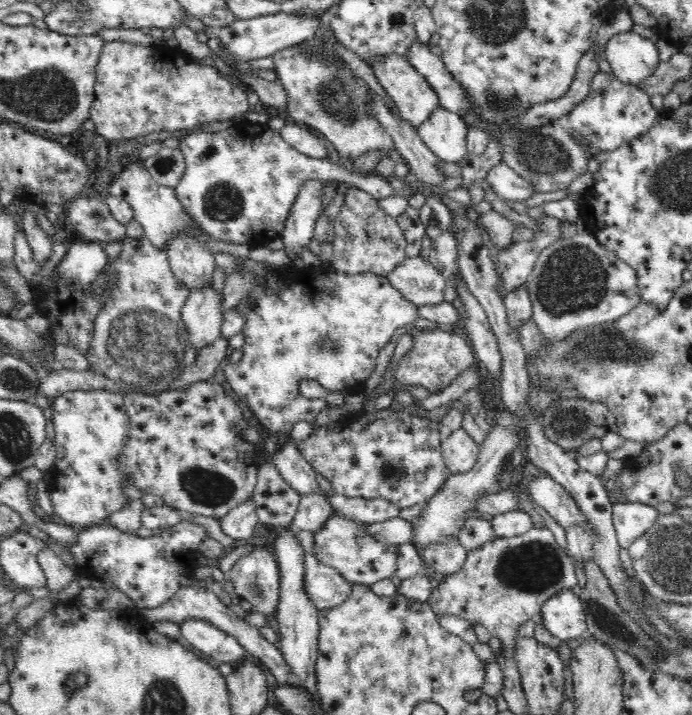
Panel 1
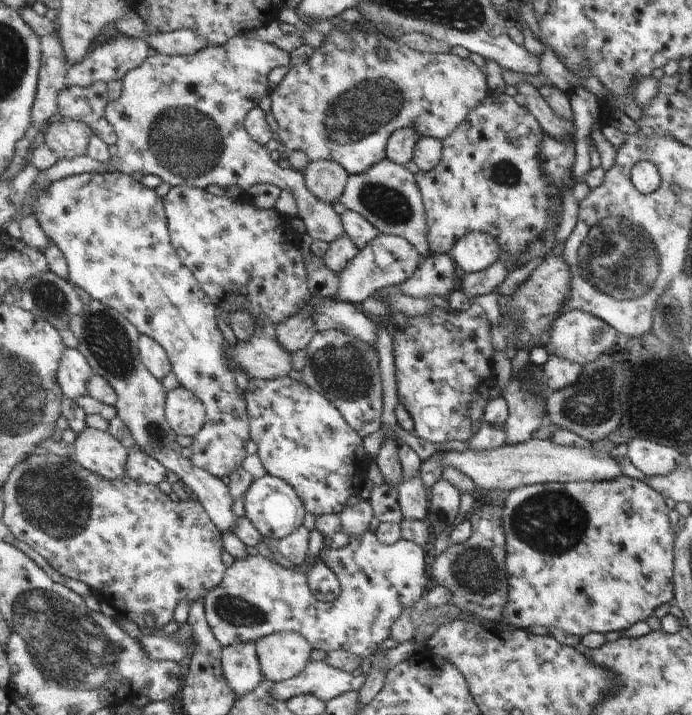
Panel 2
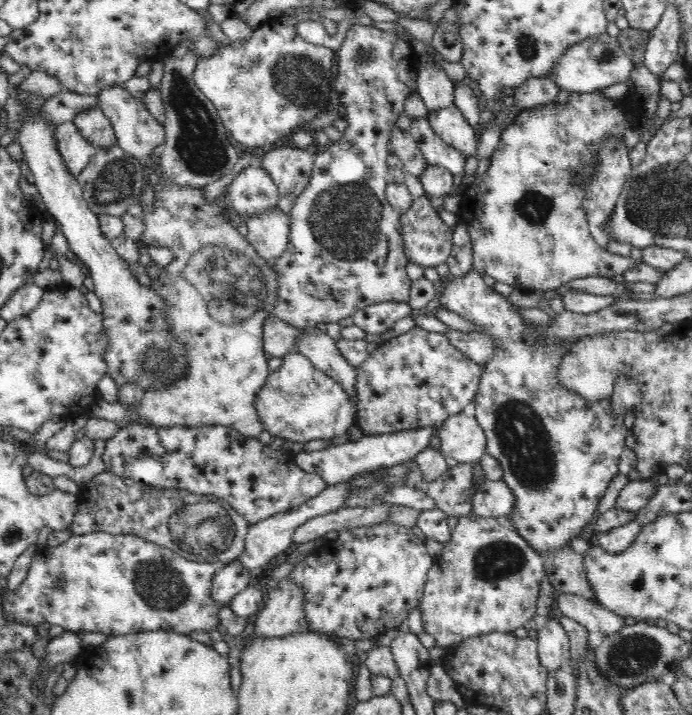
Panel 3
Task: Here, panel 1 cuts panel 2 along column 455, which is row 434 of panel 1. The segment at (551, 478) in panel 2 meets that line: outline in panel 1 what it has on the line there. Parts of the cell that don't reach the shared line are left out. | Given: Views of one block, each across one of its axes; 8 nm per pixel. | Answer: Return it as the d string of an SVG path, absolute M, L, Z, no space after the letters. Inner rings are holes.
M452 426L442 440L444 464L450 474L466 474L470 472L480 456L480 446L464 432L462 426Z

